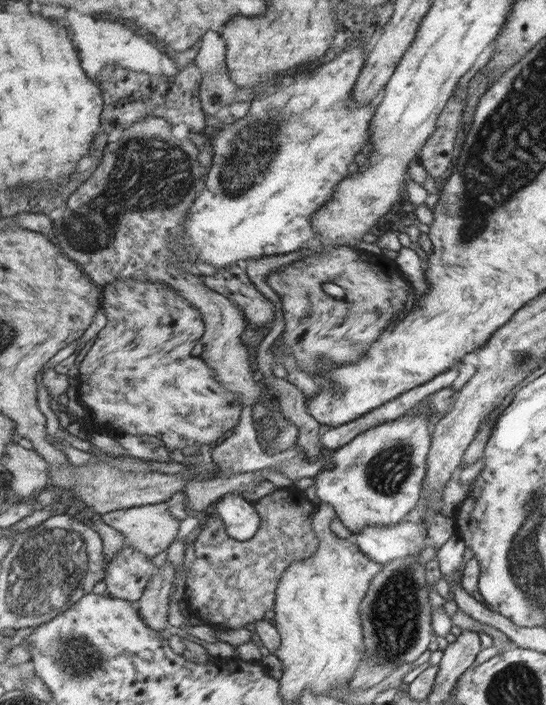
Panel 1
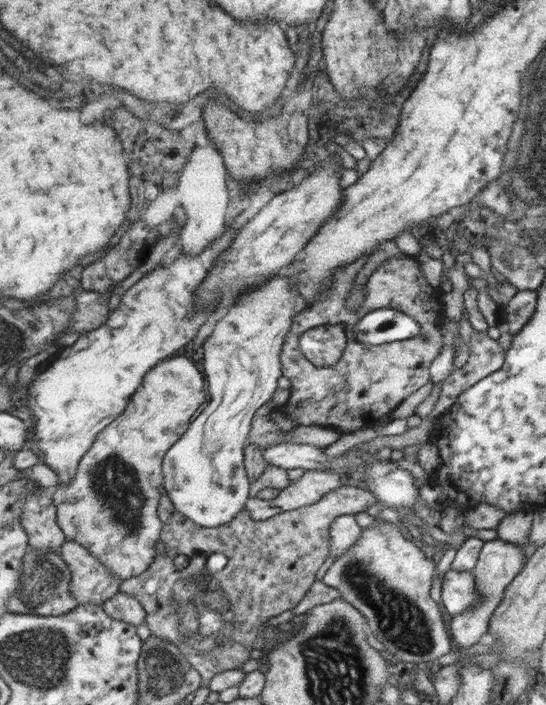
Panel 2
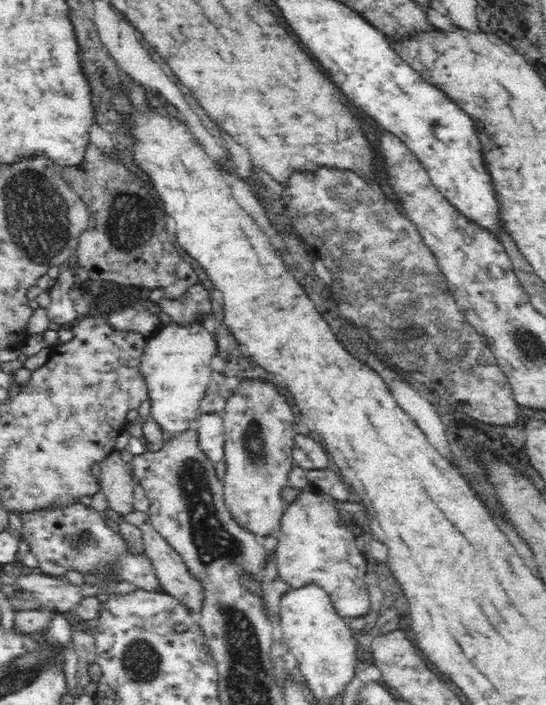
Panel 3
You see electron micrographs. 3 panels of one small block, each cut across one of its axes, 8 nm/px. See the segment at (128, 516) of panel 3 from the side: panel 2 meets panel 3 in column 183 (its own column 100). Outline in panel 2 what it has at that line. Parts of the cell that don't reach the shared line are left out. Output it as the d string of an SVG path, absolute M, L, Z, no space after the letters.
M67 539L60 553L72 567L73 594L81 604L102 606L120 593L122 577L81 542Z

